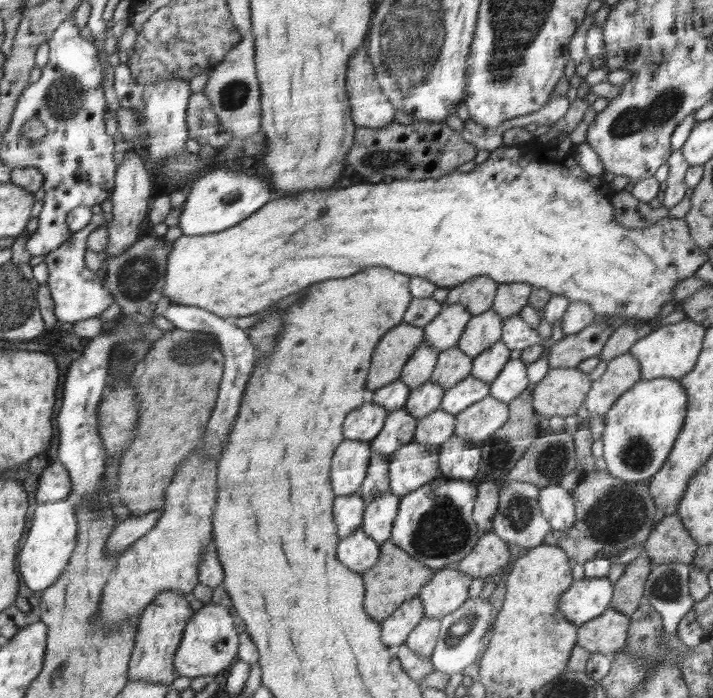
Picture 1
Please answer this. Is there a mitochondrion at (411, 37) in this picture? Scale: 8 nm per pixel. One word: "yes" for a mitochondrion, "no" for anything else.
yes

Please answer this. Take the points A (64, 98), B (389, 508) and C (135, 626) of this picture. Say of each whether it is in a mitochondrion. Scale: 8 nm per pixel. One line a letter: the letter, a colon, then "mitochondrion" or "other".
A: mitochondrion
B: other
C: other

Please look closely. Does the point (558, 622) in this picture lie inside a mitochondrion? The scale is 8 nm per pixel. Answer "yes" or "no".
no

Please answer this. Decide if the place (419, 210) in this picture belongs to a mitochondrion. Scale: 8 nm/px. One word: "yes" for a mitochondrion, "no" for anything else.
no

